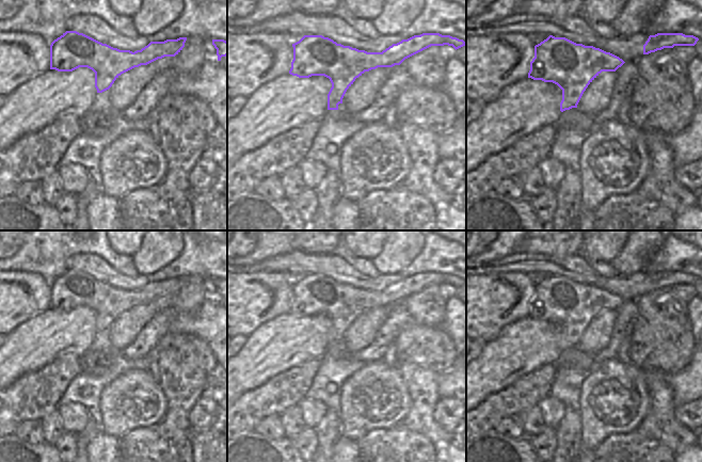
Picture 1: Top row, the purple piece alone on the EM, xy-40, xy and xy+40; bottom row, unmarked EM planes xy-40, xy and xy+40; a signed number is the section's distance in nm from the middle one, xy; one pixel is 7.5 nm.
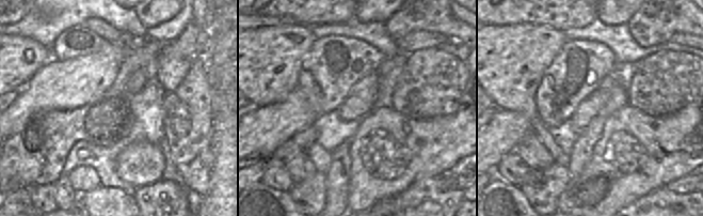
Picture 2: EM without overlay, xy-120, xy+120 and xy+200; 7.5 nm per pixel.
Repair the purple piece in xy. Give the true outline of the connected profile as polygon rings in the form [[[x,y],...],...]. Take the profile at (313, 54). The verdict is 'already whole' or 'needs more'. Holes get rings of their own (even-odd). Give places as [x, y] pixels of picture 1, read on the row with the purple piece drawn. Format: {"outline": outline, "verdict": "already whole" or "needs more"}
{"outline": [[[422,33],[393,44],[382,52],[367,52],[337,44],[322,35],[304,35],[292,44],[293,60],[289,74],[299,78],[329,78],[332,87],[328,94],[328,110],[338,110],[347,90],[365,71],[400,65],[405,59],[431,46],[444,45],[457,50],[466,43],[450,35]]], "verdict": "already whole"}

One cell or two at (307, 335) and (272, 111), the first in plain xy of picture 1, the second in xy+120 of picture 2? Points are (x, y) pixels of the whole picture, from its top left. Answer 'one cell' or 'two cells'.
one cell

